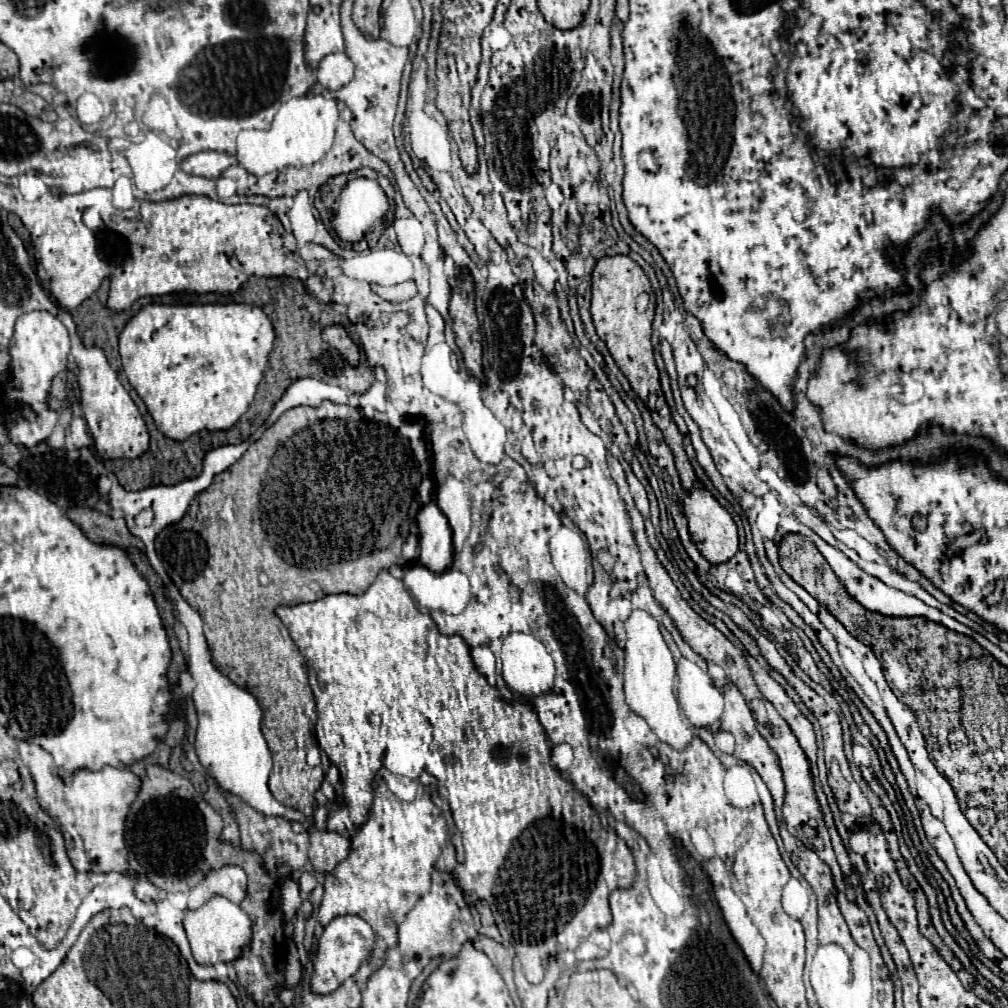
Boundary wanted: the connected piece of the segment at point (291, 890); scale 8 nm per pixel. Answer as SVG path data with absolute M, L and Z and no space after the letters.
M284 878L282 882L282 910L284 910L284 918L292 920L296 910L300 908L302 898L300 898L300 890L298 884L294 884L290 878Z

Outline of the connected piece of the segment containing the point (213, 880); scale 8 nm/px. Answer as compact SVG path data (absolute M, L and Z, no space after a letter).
M222 866L212 870L198 886L190 890L188 908L200 908L212 896L224 896L234 904L240 904L246 896L246 882L244 870L240 866Z

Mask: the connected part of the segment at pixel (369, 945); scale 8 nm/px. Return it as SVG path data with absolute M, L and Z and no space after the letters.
M338 916L326 928L318 942L318 952L314 960L314 974L312 974L312 992L316 994L330 994L334 992L344 980L348 980L358 966L370 956L374 948L374 930L366 920L360 916Z

